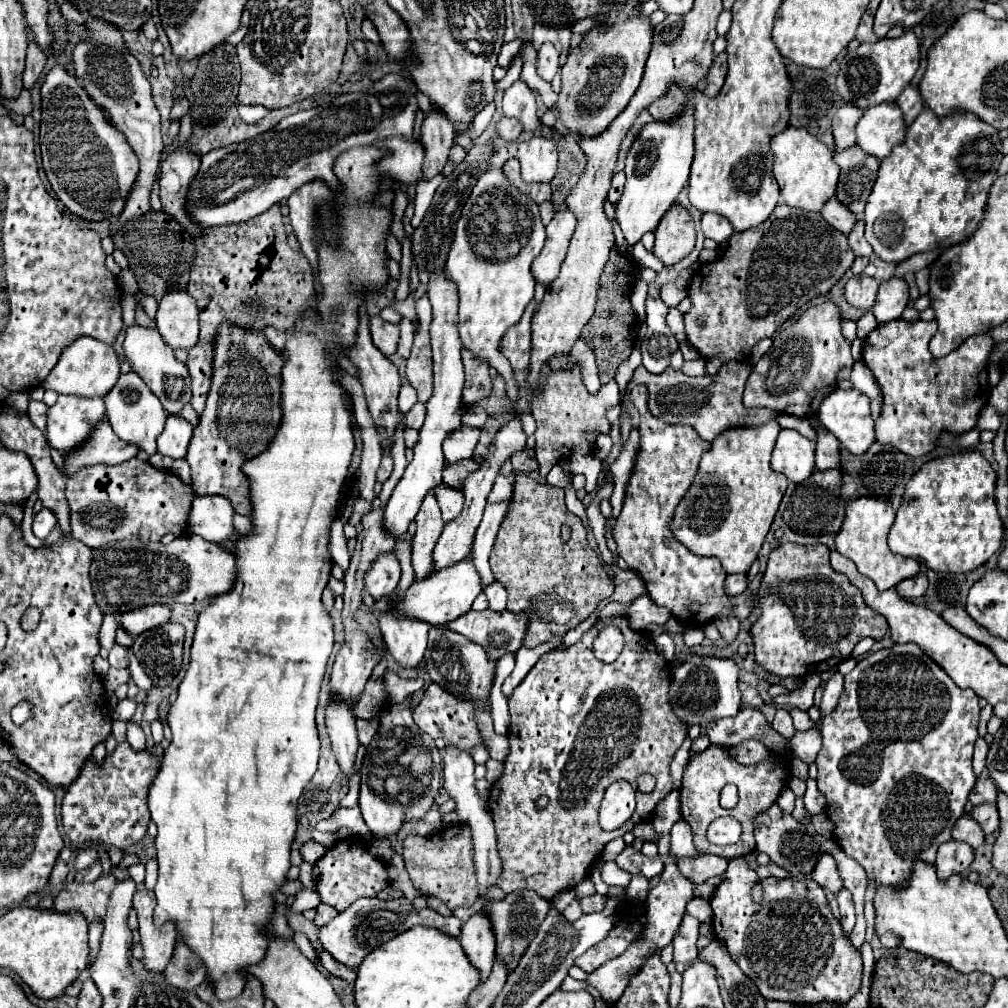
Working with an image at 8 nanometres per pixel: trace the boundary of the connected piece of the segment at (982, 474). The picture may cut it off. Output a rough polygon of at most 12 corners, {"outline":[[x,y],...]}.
{"outline":[[979,451],[927,461],[889,549],[969,573],[1001,547]]}

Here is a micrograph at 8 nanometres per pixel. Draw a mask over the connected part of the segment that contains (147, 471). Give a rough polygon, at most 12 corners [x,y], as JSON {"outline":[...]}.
{"outline":[[147,461],[67,479],[71,533],[95,549],[187,531],[191,485]]}

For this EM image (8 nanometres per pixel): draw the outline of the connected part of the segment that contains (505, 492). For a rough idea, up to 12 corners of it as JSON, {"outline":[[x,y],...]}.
{"outline":[[497,475],[489,503],[511,499],[513,477]]}

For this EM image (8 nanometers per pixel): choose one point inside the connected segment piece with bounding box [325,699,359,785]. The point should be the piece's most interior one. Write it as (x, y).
(340, 723)

